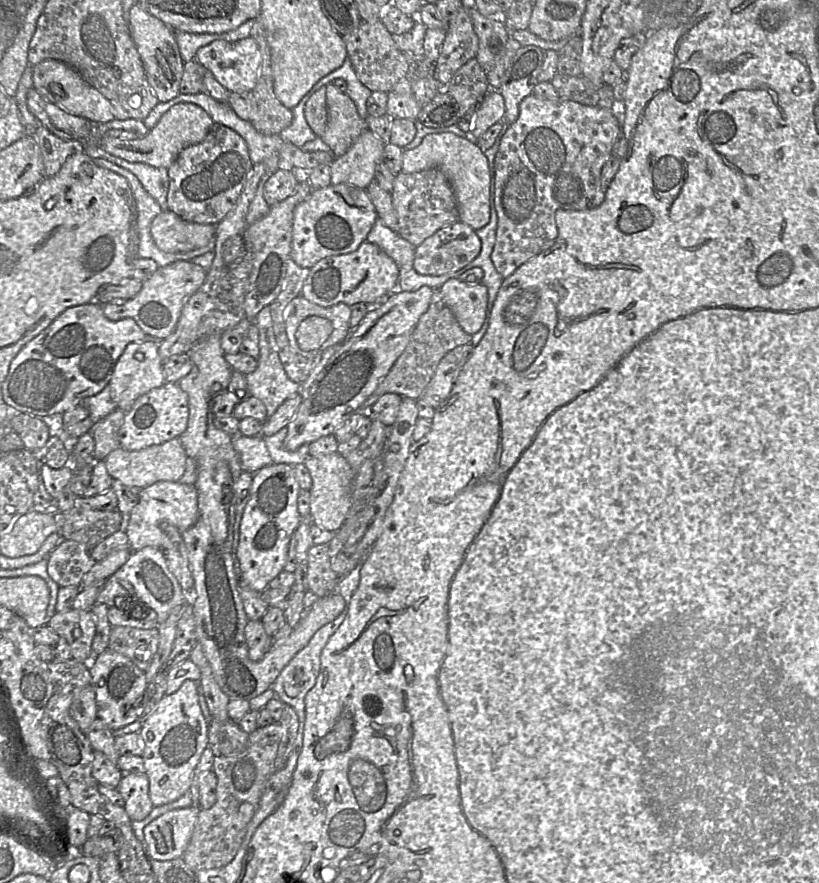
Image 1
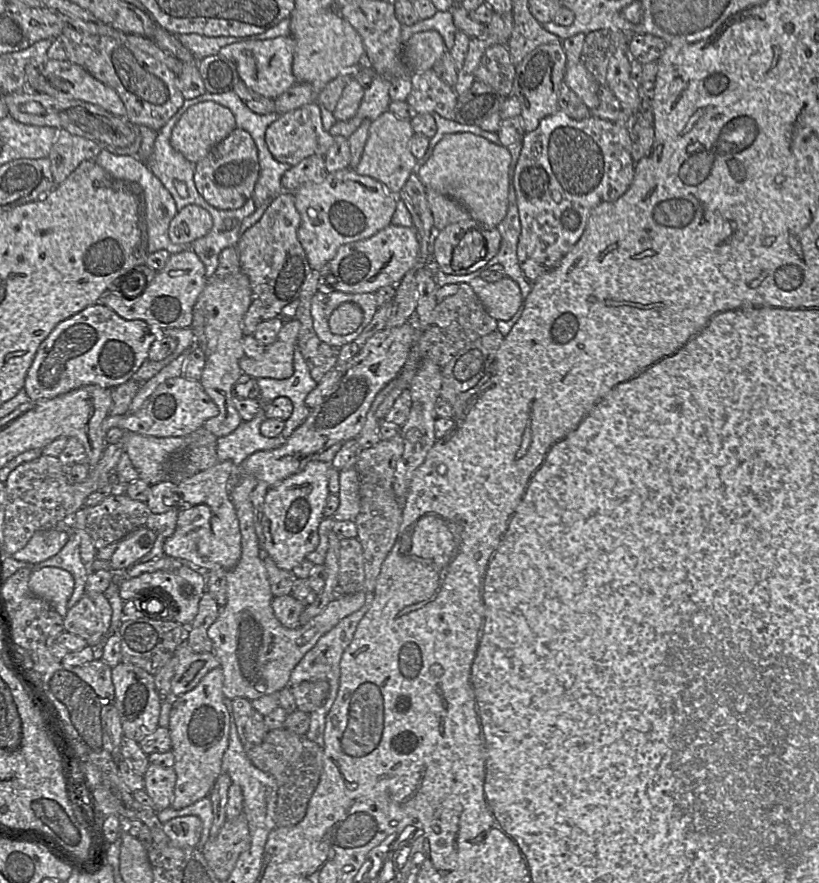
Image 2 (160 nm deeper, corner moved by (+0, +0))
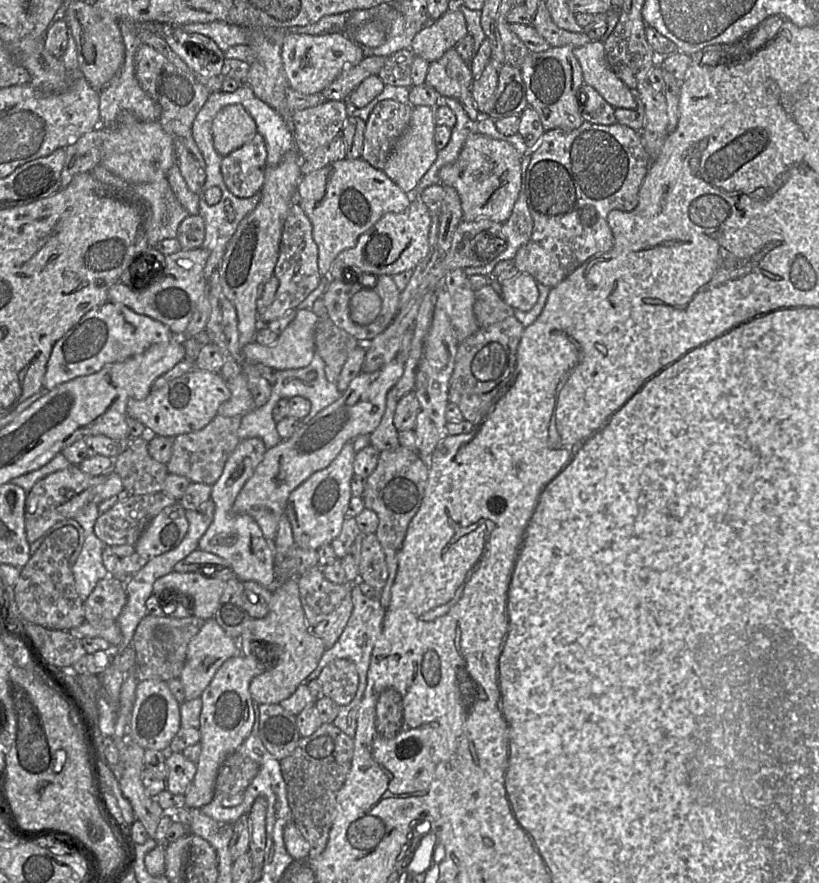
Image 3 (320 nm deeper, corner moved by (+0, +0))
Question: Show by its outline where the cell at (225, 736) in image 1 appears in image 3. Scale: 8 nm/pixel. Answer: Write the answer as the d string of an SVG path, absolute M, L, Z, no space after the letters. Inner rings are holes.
M324 723L313 734L302 737L293 753L280 760L291 820L309 842L313 857L319 856L327 845L336 795L350 771L353 752L353 738L334 724Z

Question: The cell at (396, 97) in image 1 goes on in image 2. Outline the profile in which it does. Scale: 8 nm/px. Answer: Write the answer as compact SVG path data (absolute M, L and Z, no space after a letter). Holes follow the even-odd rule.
M433 69L413 72L410 76L412 90L406 102L418 113L436 113L454 120L458 94L454 87L438 77Z

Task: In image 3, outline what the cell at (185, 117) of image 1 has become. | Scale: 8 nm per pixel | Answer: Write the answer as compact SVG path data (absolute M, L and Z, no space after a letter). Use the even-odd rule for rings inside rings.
M240 104L223 107L212 123L213 145L222 157L250 142L256 134L255 121Z

